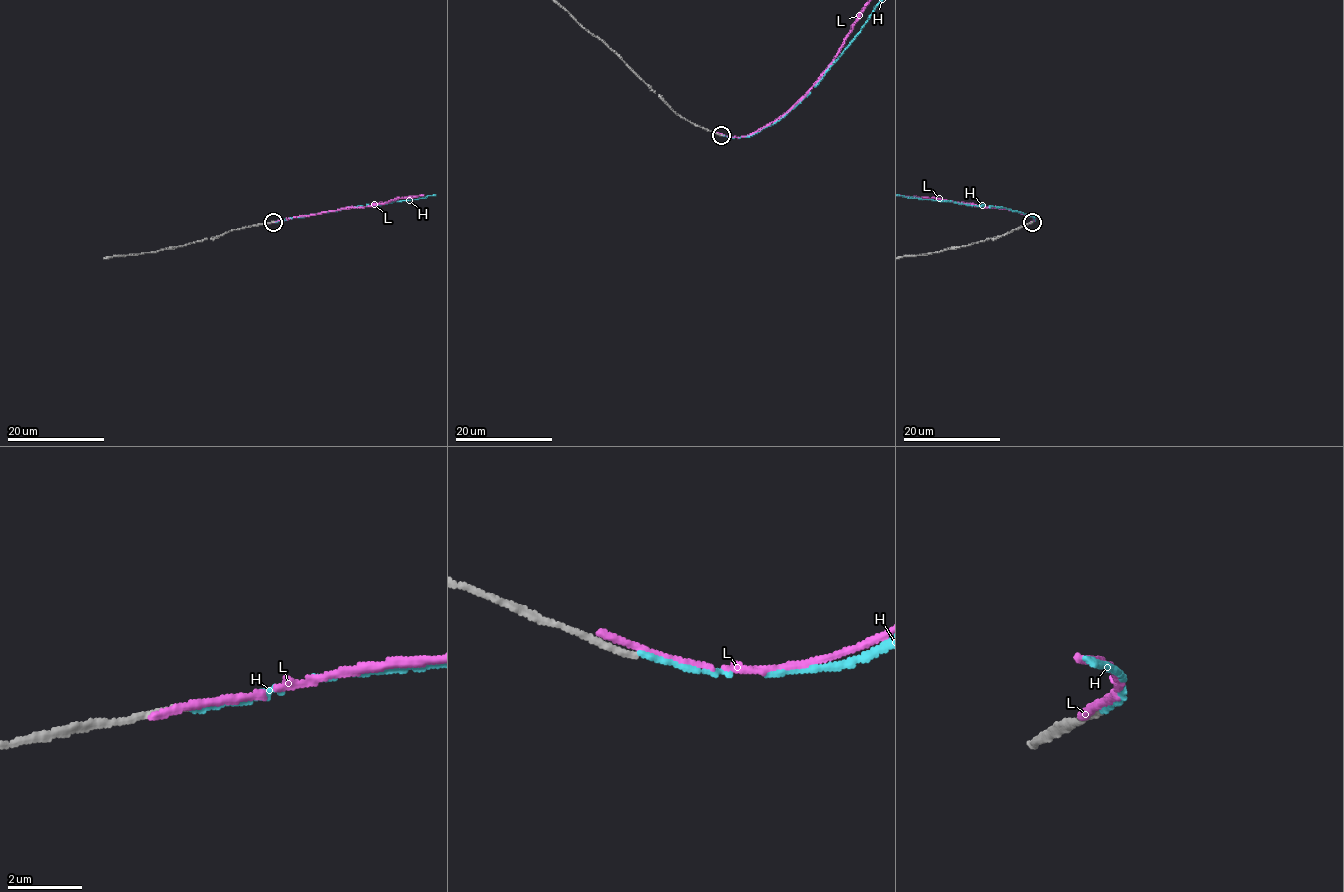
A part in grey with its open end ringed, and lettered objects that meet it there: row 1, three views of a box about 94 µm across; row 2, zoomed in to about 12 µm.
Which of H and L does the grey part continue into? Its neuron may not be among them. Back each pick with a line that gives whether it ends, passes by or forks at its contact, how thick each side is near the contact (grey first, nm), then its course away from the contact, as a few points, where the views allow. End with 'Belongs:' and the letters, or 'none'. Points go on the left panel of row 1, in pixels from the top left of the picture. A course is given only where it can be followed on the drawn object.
Belongs: none

